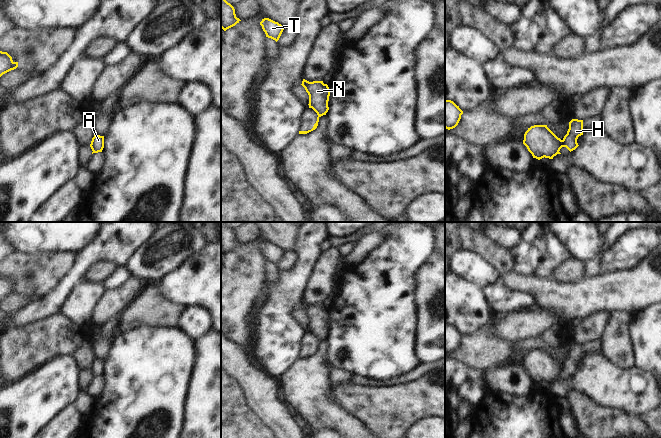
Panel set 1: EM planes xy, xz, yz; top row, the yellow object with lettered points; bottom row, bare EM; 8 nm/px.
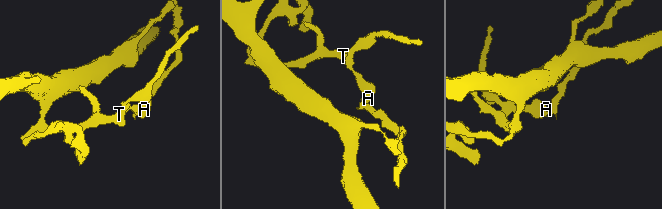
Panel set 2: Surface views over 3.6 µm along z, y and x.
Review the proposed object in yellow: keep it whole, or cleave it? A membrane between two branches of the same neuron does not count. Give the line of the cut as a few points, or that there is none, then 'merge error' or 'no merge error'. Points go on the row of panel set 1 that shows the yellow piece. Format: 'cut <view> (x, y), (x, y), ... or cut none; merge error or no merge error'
cut yz (562, 140), (563, 146); merge error

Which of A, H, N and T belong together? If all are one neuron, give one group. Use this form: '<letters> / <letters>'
A N T / H

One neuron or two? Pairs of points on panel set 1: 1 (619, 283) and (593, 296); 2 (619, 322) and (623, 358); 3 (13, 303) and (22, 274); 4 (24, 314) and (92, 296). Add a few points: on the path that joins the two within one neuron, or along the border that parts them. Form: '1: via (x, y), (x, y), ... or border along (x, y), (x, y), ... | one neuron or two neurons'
1: via (613, 289), (609, 293), (599, 294) | one neuron
2: via (619, 331), (619, 349) | one neuron
3: border along (17, 291), (30, 298) | two neurons
4: border along (77, 285), (67, 296), (58, 311) | two neurons

